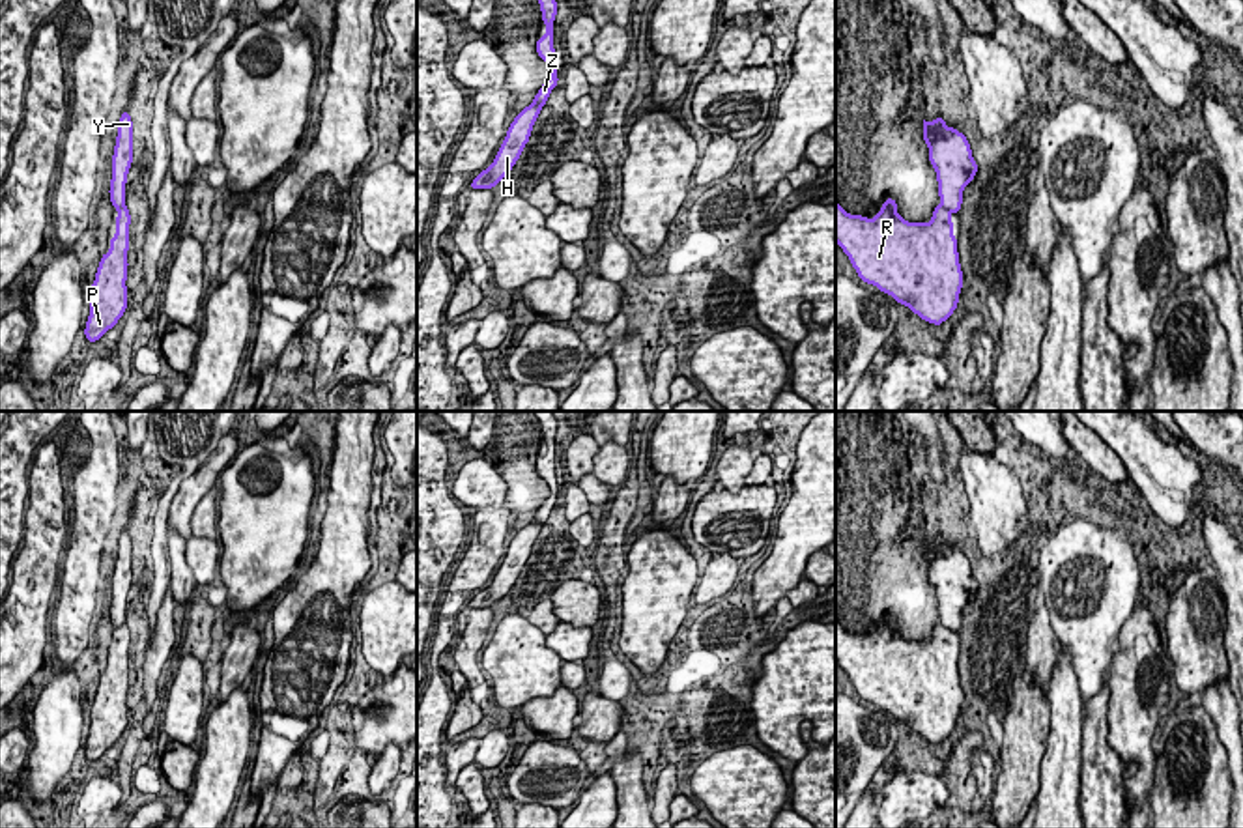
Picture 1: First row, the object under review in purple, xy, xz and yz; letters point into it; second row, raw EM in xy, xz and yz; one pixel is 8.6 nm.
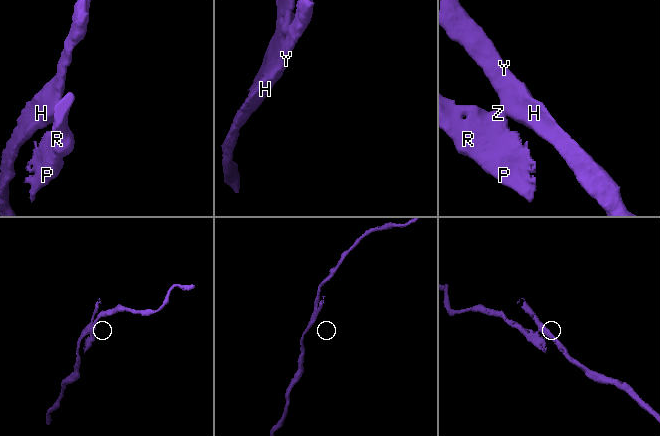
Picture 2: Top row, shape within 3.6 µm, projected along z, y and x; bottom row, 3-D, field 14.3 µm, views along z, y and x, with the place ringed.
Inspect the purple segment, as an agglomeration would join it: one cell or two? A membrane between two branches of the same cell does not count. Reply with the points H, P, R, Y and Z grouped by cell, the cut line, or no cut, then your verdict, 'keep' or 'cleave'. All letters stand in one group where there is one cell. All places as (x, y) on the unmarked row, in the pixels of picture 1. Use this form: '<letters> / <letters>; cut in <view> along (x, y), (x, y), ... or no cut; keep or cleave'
H Y / P R Z; cut in yz along (941, 623), (950, 628); cleave

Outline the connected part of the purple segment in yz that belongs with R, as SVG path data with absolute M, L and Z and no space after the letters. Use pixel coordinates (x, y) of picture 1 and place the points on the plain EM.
M895 617L875 637L850 634L836 621L836 660L862 701L942 744L957 727L964 693L950 628L936 624L929 641L907 641Z

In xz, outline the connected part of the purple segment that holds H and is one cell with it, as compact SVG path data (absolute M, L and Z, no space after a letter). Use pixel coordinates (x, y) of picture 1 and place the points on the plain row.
M533 520L510 542L507 555L490 587L482 589L469 607L493 607L516 583L525 563L531 557L533 544L542 529L542 523Z

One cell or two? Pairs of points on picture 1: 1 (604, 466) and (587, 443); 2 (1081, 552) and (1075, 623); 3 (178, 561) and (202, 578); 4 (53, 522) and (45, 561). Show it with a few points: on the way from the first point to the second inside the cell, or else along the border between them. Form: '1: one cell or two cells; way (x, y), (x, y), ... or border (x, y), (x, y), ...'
1: two cells; border (600, 447), (593, 458), (591, 471)
2: one cell; way (1092, 572), (1105, 585), (1096, 612)
3: two cells; border (185, 542), (185, 563), (197, 589)
4: one cell; way (45, 531), (45, 552)

